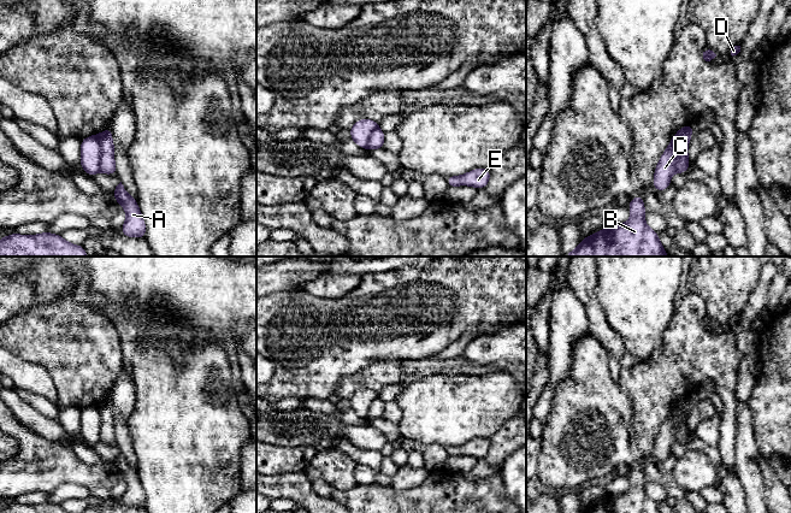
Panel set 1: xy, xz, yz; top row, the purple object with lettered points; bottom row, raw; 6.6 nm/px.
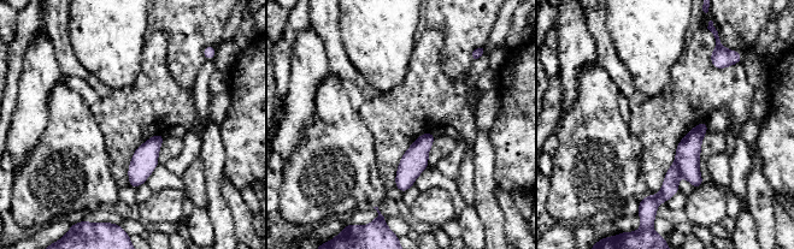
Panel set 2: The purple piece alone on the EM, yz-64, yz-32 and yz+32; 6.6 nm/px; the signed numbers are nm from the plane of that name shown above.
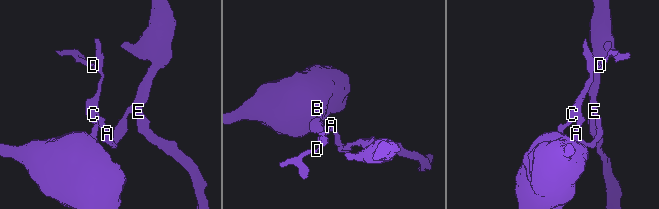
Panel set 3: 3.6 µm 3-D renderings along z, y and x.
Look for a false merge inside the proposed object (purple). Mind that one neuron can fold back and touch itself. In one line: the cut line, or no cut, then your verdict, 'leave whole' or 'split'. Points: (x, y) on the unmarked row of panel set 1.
cut xy (98, 405), (100, 440); split

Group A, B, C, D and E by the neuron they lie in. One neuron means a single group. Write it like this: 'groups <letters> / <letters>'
groups A D E / B C

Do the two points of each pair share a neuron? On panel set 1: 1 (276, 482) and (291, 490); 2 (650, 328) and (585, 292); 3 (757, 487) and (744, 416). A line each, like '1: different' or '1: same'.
1: same
2: different
3: same

